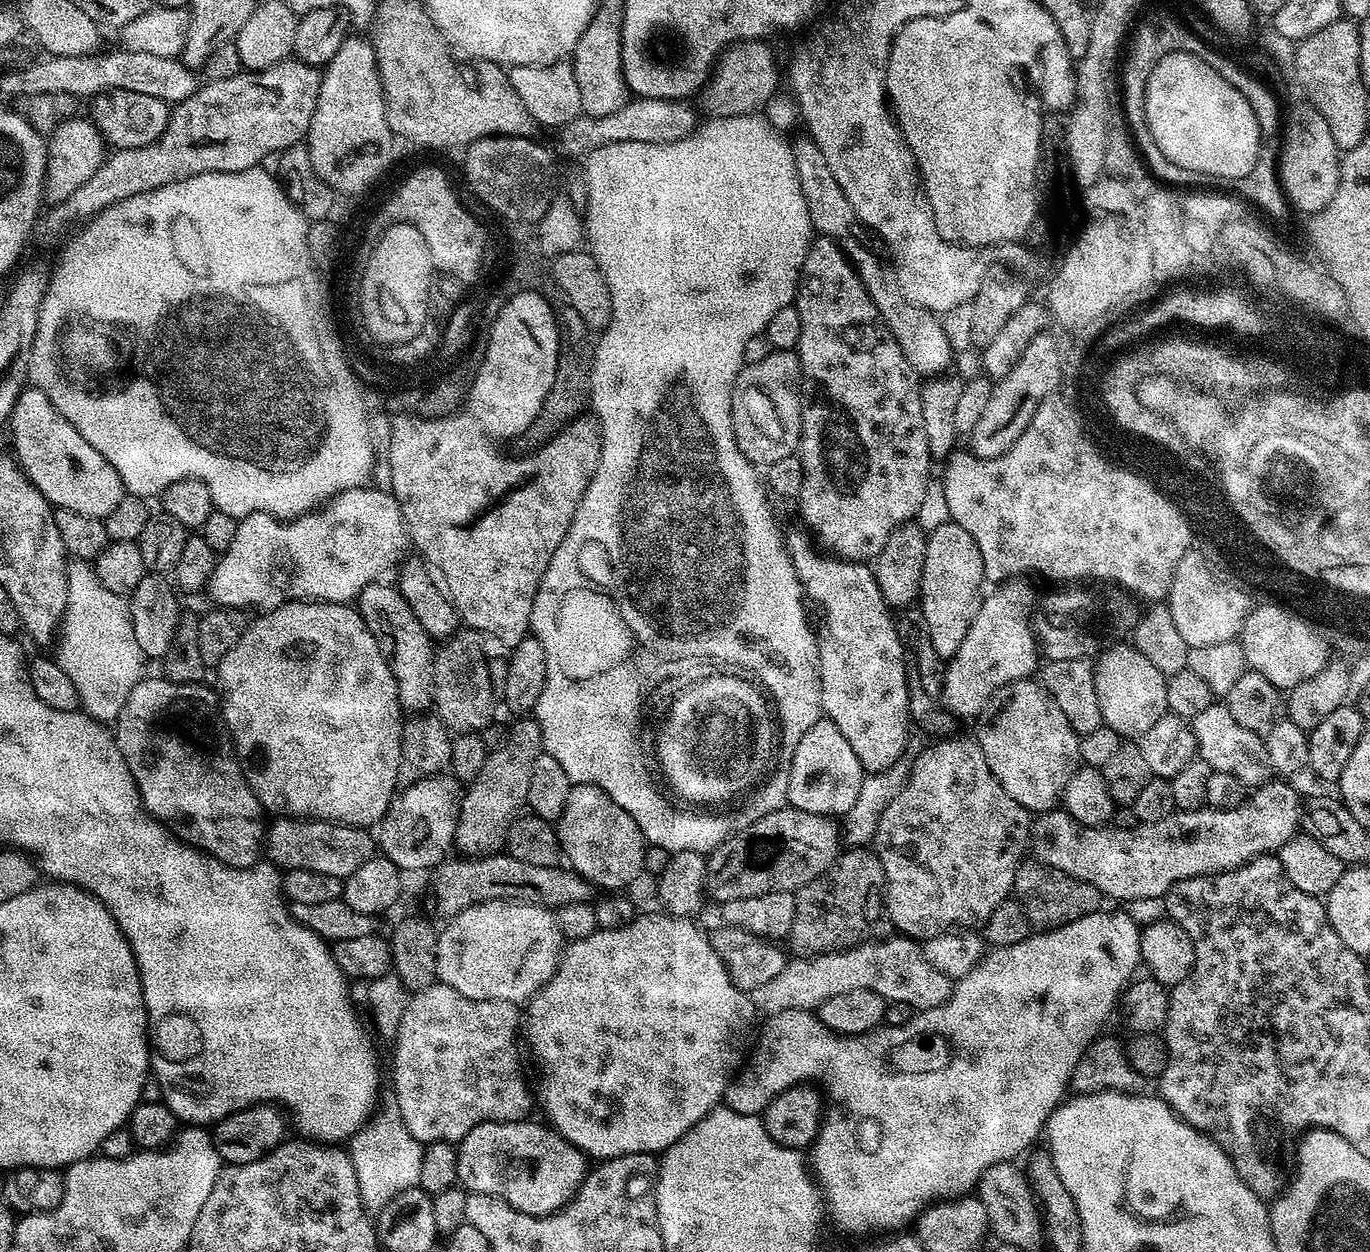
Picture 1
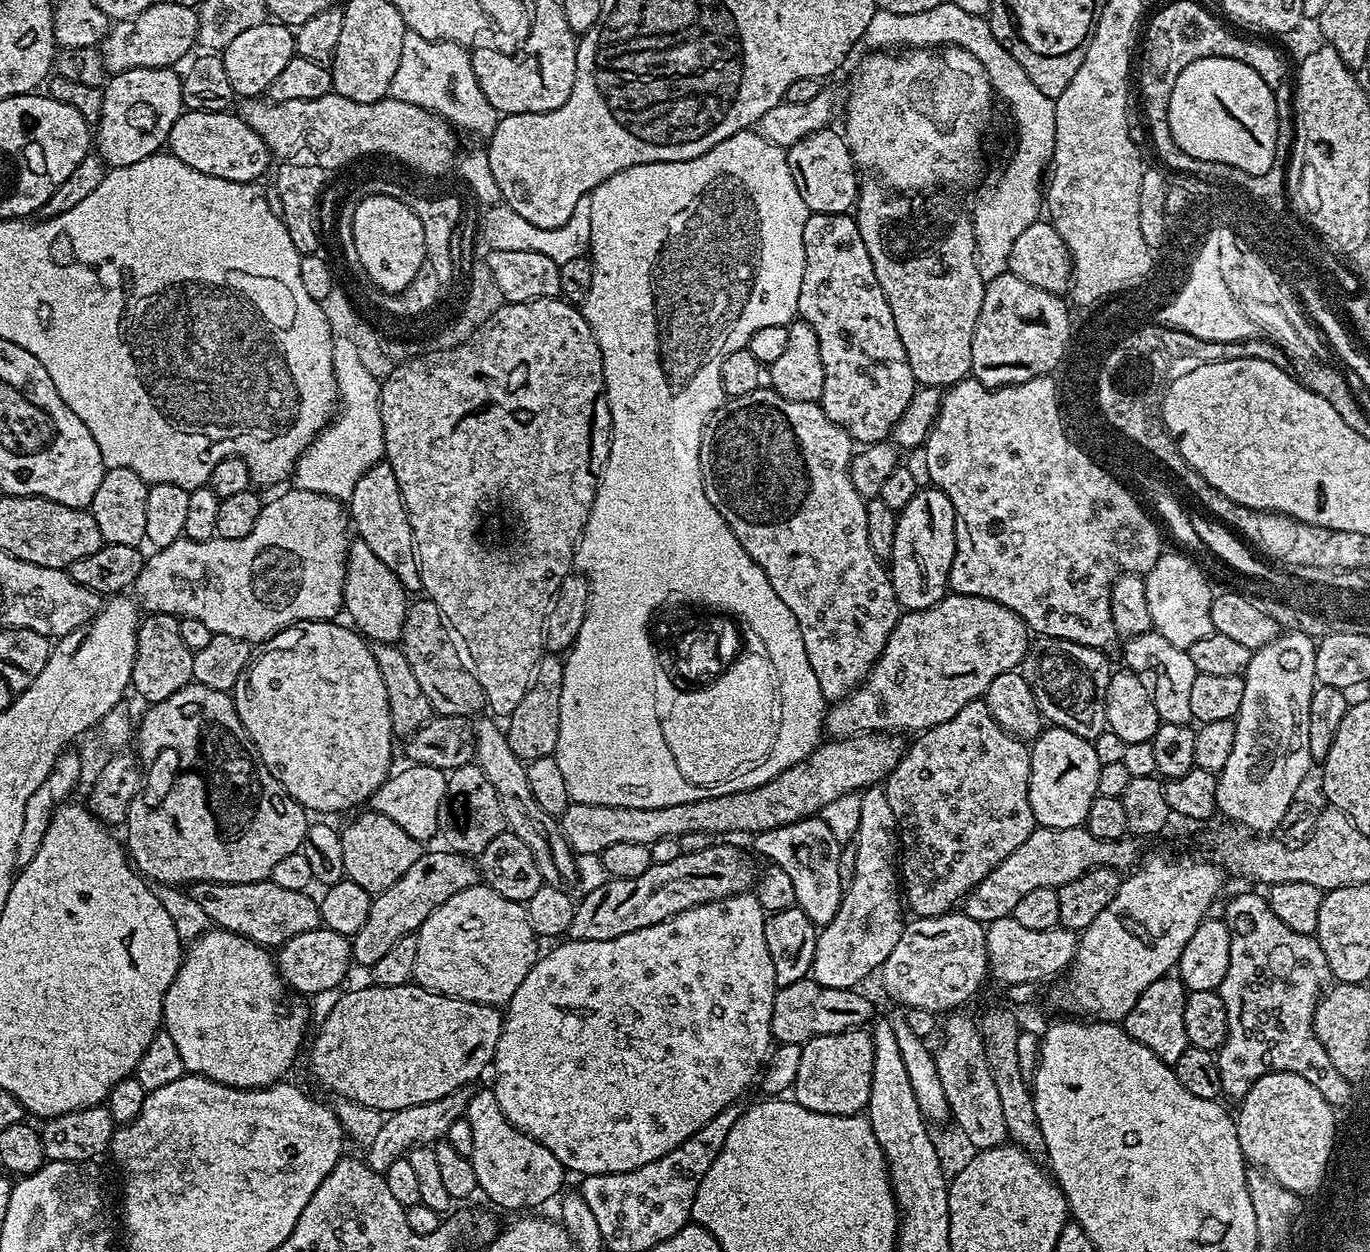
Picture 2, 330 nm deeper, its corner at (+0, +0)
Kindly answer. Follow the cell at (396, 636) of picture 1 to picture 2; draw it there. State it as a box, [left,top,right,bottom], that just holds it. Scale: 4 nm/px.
[344,538,410,644]

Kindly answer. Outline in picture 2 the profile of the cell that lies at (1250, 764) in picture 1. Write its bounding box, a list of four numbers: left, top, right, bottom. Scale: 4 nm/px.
[1123,630,1196,724]

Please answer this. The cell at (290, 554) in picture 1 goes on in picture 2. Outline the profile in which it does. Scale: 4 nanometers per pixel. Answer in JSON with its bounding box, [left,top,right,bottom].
[134,486,350,642]

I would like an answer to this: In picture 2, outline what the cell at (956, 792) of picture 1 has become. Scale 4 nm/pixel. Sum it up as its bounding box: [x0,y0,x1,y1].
[883,699,1038,917]

